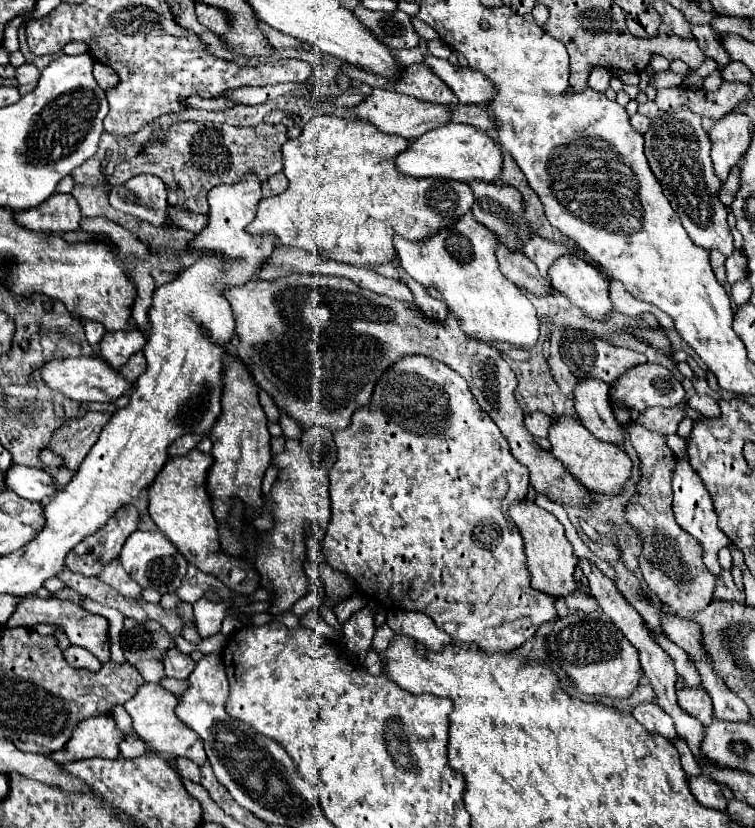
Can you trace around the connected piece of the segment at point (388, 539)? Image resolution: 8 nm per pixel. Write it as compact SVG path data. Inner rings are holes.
M408 355L408 359L400 359L398 363L394 363L394 367L390 367L390 371L386 371L386 375L382 375L382 379L378 379L370 403L354 411L350 427L334 433L334 441L338 445L338 461L330 473L329 493L332 497L332 519L326 529L324 555L326 555L326 563L342 573L348 573L360 585L360 591L364 595L367 595L369 589L374 589L374 595L380 601L384 601L386 597L398 597L396 601L398 607L426 613L428 617L434 619L436 627L450 633L456 643L464 643L464 645L474 643L476 647L488 653L518 649L536 633L536 629L542 623L556 619L554 599L530 587L530 575L526 571L522 537L512 527L514 523L510 521L510 517L502 513L502 505L506 503L508 491L518 491L518 497L514 497L514 503L526 497L528 485L530 485L528 471L514 459L514 455L510 453L508 441L502 437L500 429L490 419L490 415L486 415L486 411L480 409L466 381L458 373L454 373L444 363L438 363L436 359L426 359L422 355Z

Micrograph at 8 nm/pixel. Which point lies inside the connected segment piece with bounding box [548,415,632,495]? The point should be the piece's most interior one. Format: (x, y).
(602, 467)

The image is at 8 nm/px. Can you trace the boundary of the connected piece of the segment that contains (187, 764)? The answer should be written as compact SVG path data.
M176 757L174 761L178 763L178 769L184 777L188 777L192 781L200 781L200 767L194 761L188 761L188 759L182 759L182 757Z

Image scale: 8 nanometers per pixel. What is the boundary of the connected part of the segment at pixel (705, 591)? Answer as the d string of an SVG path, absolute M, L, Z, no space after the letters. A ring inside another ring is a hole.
M630 423L626 429L640 457L640 481L636 485L636 495L626 507L626 521L638 531L642 541L642 553L638 557L640 573L648 589L660 599L660 605L668 613L692 617L712 601L716 577L702 561L702 547L676 523L672 515L670 481L676 467L676 455L666 445L666 437L658 435L658 431L650 431L640 423Z

